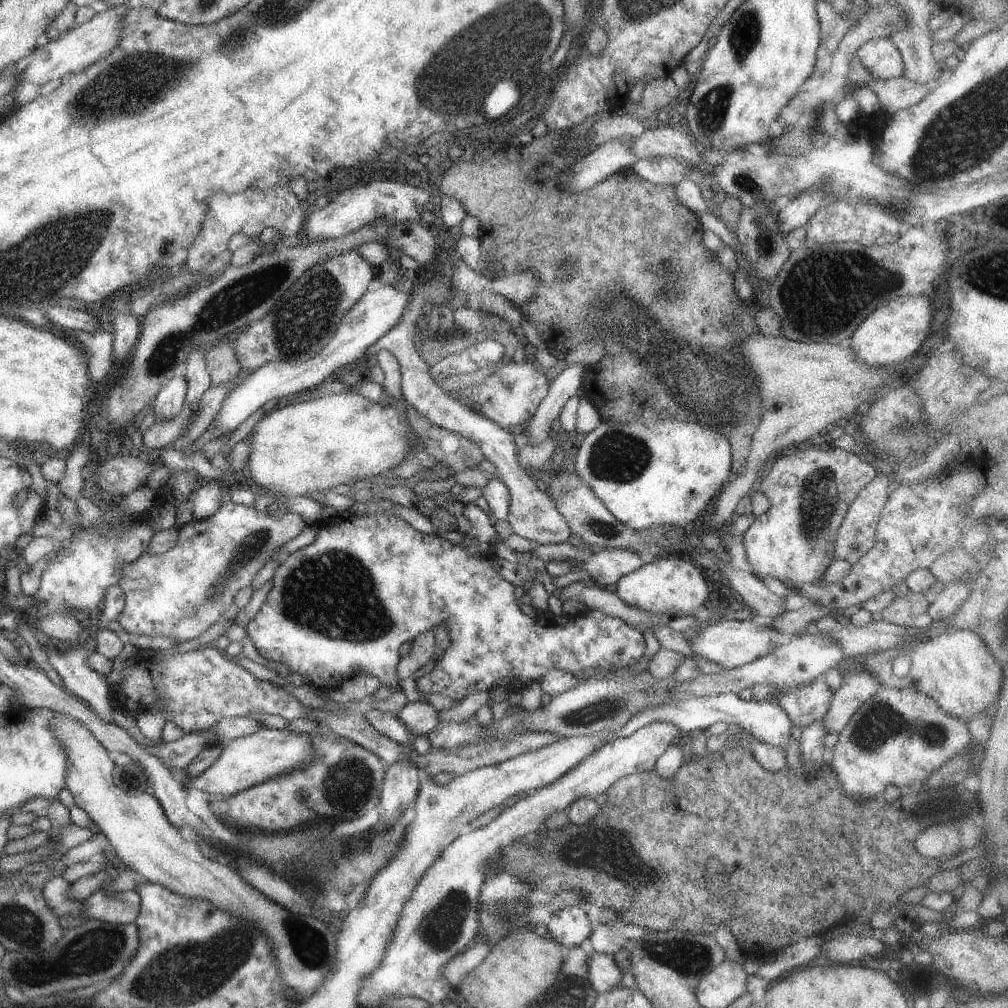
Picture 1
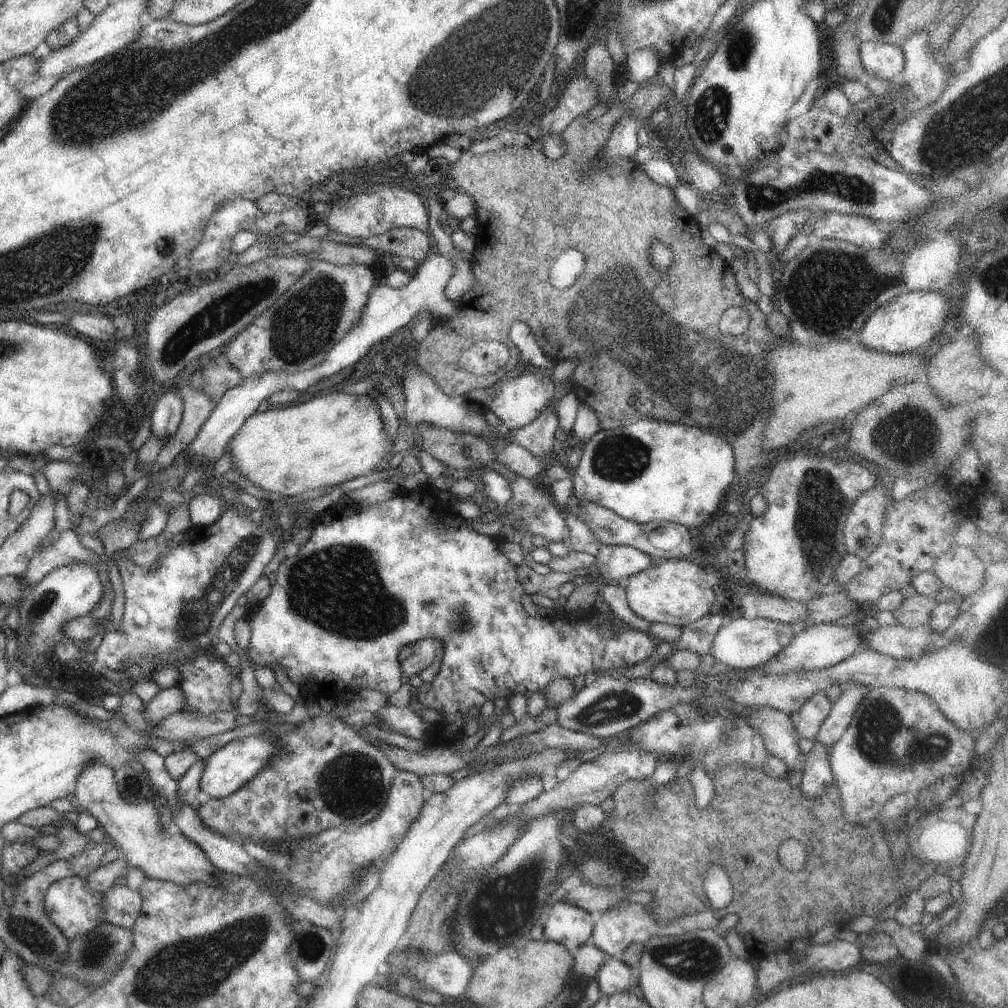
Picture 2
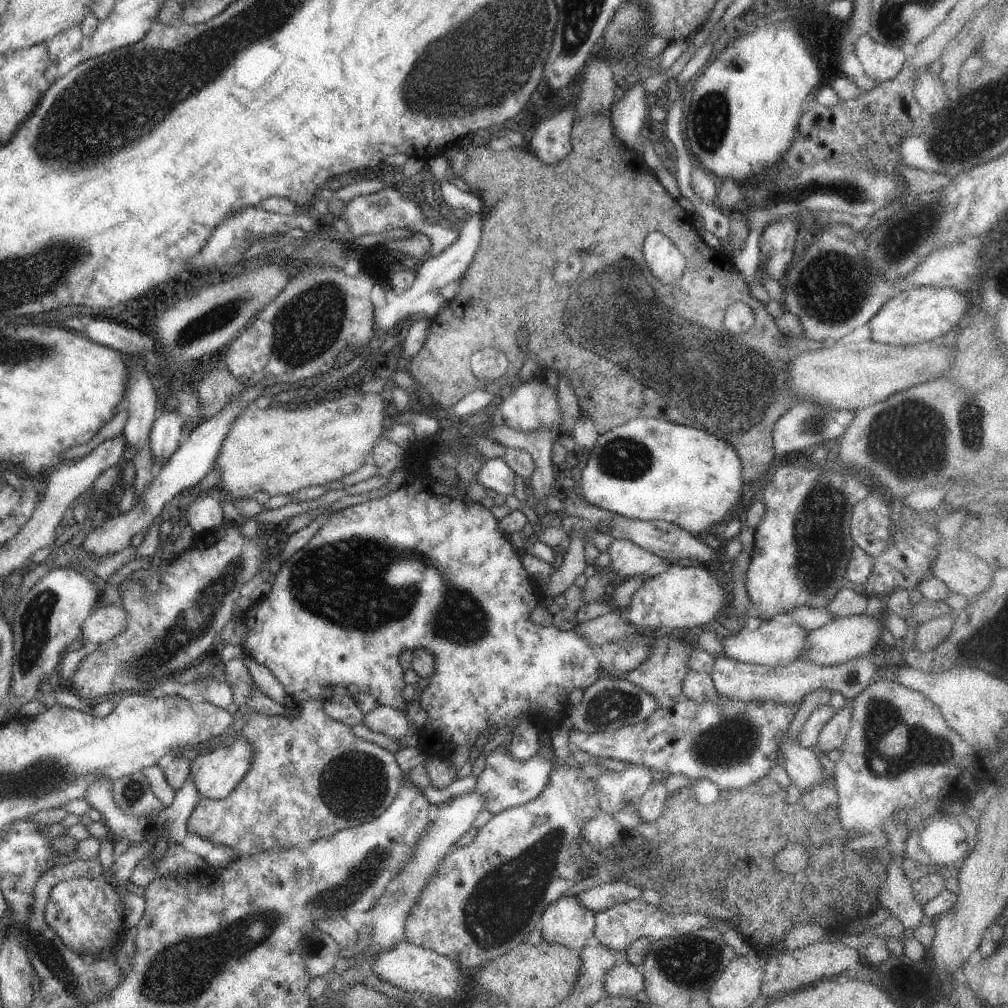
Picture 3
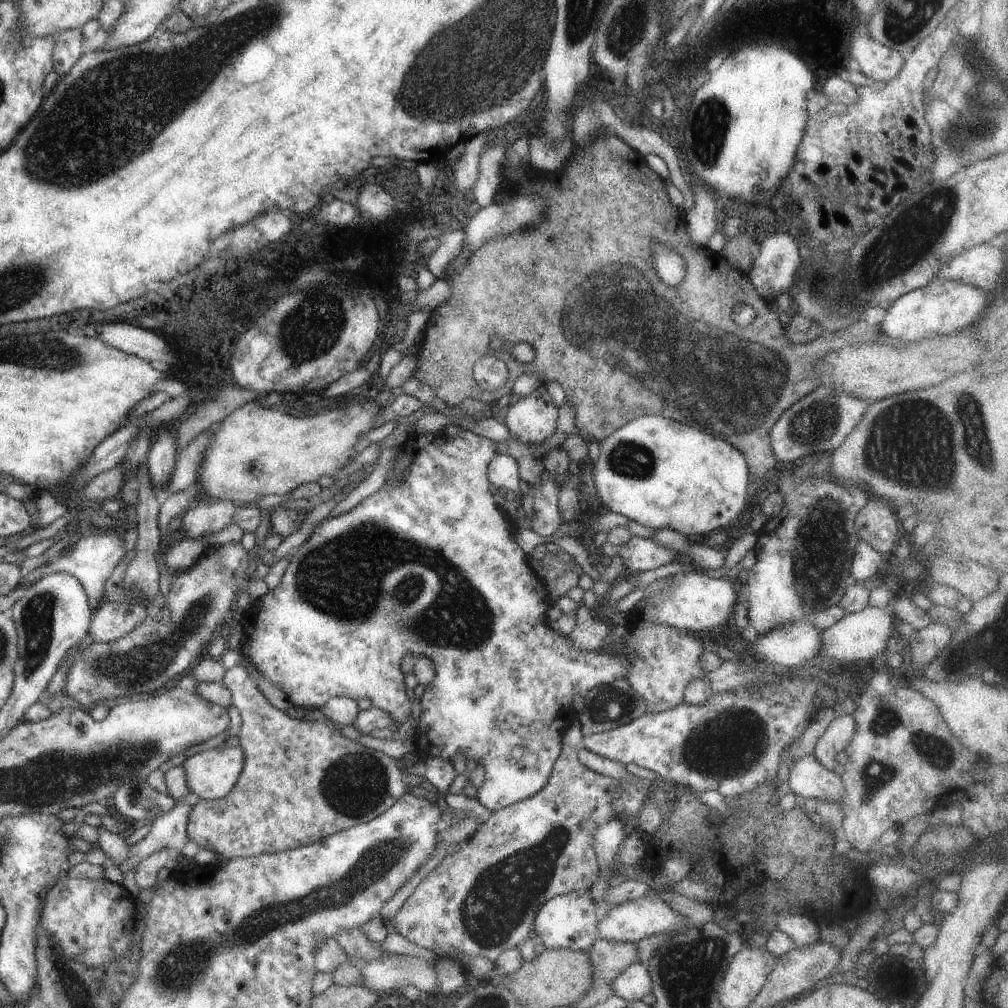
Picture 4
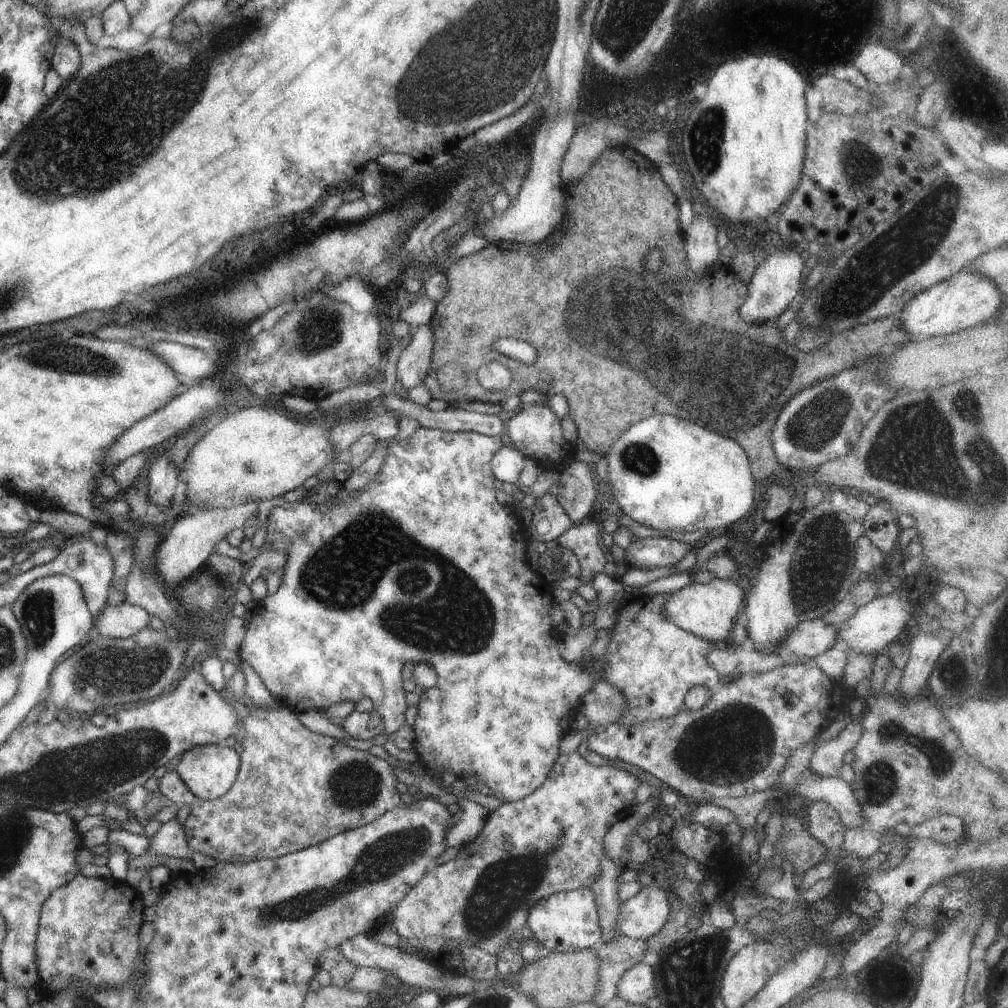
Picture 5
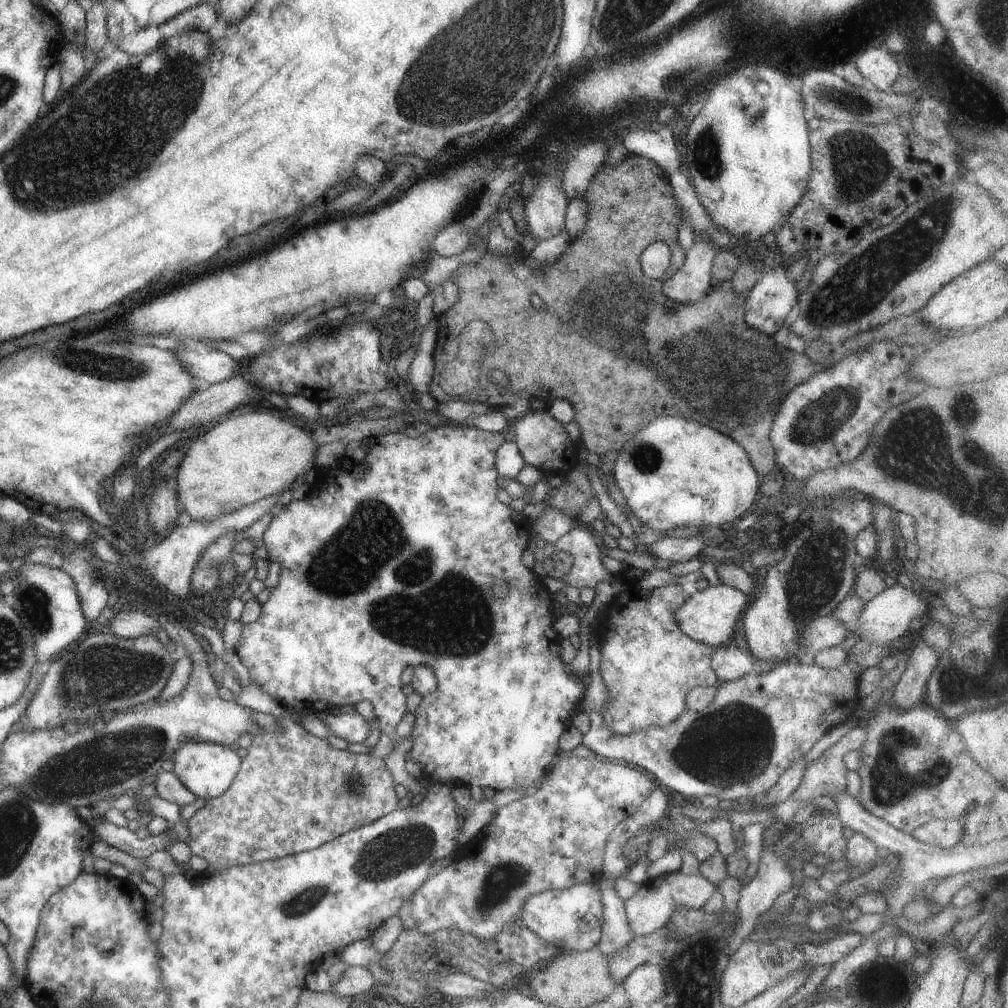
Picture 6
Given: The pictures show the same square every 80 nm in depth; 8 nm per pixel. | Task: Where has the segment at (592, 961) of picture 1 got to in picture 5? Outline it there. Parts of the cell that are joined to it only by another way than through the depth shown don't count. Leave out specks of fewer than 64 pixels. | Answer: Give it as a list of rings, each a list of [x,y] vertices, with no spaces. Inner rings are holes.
[[[649,959],[626,970],[616,986],[616,994],[634,1005],[644,1005],[649,998],[655,997],[655,993],[654,972]]]

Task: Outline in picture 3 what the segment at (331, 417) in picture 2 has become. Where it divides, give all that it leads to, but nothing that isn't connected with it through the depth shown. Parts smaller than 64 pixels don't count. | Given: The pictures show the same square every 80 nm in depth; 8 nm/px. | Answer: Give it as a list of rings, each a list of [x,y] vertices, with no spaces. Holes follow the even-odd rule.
[[[382,393],[347,394],[302,410],[271,408],[271,405],[259,409],[251,403],[237,415],[230,424],[230,430],[223,437],[212,466],[219,472],[217,487],[224,492],[228,500],[236,501],[251,498],[256,491],[267,492],[271,497],[291,494],[304,486],[324,485],[331,480],[341,480],[345,474],[356,472],[359,466],[369,462],[368,457],[371,457],[385,424],[385,406]]]

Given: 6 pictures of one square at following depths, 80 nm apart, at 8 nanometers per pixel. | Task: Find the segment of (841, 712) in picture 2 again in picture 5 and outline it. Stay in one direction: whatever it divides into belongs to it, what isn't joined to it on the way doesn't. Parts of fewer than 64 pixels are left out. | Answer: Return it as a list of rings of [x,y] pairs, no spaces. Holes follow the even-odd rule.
[[[859,720],[847,723],[837,736],[822,742],[810,756],[808,770],[813,775],[822,777],[839,777],[839,769],[843,765],[841,758],[855,746],[862,733]]]

